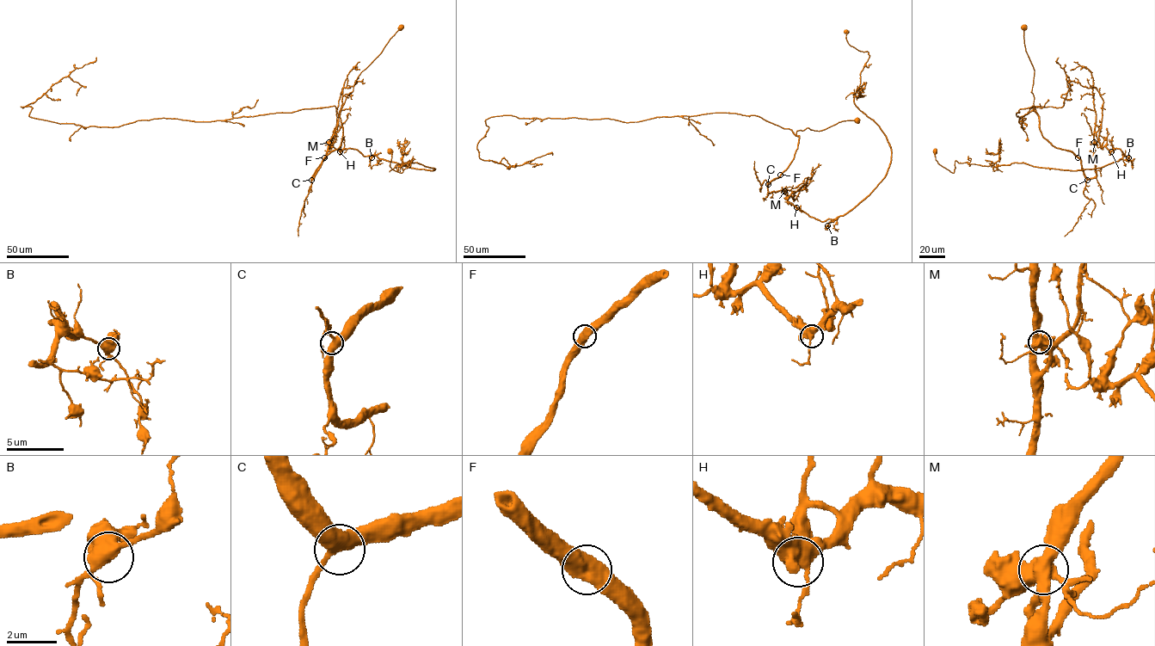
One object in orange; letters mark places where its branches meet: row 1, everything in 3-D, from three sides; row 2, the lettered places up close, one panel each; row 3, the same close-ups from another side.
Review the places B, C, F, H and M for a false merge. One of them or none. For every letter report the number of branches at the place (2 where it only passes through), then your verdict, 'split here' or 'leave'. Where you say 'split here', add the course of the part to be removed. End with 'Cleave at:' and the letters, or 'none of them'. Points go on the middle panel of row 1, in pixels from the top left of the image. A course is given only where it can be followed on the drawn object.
B: 4 branches meet; leave
C: 3 branches meet; leave
F: 2 branches meet; leave
H: 3 branches meet; leave
M: 4 branches meet; split here; foreign part runs (785, 191), (825, 221), (851, 210), (887, 170), (886, 136), (854, 102), (869, 55), (844, 32)
Cleave at: M

